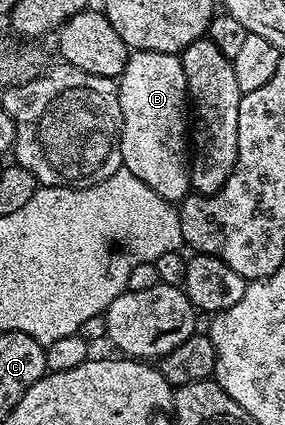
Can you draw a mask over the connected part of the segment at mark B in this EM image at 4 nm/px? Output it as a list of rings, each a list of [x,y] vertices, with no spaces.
[[[130,51],[129,61],[117,80],[117,97],[119,98],[119,110],[121,111],[121,163],[139,182],[147,182],[159,198],[170,202],[180,202],[190,195],[191,185],[189,182],[189,166],[191,163],[191,144],[187,139],[187,78],[183,74],[180,55],[171,52],[139,52]]]

